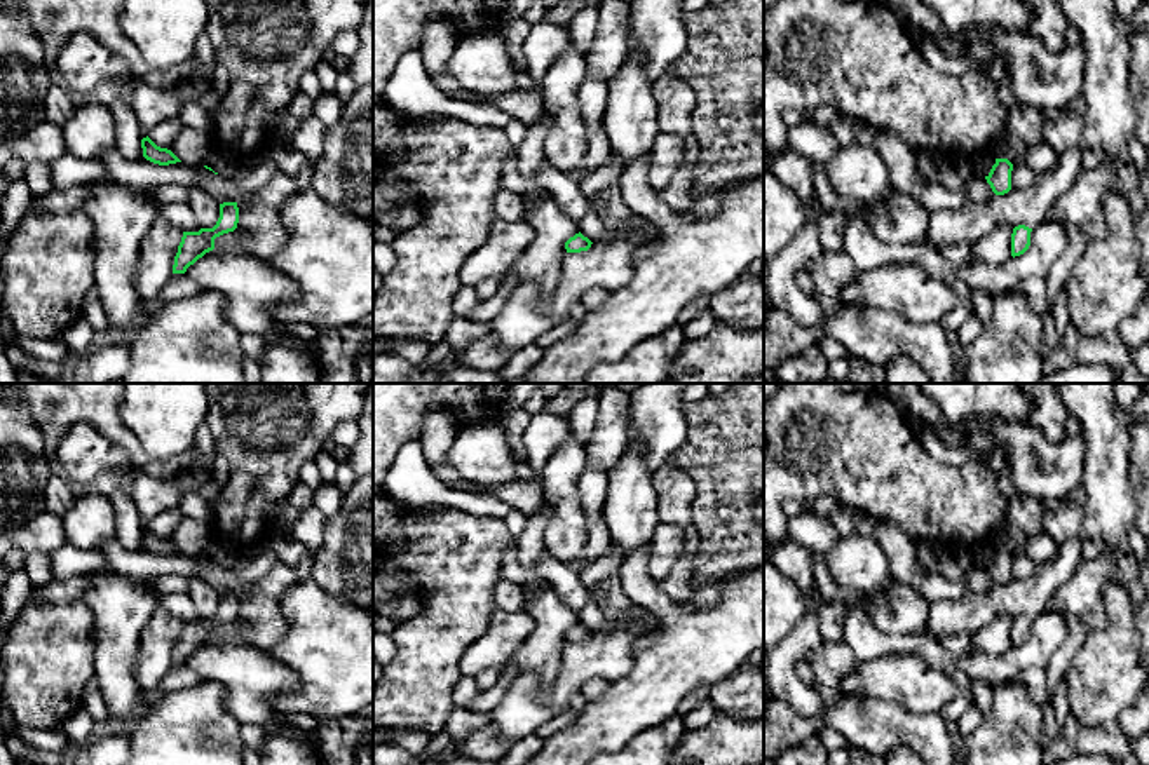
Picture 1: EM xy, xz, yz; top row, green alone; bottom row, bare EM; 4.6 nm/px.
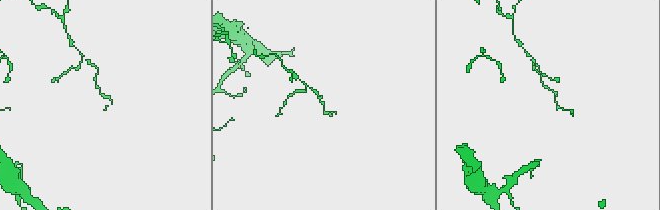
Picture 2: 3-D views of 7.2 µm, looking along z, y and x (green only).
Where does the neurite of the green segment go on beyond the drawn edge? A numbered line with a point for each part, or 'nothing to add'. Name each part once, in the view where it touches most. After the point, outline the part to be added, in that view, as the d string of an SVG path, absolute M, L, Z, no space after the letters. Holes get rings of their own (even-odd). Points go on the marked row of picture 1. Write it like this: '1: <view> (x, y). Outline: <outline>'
nothing to add

